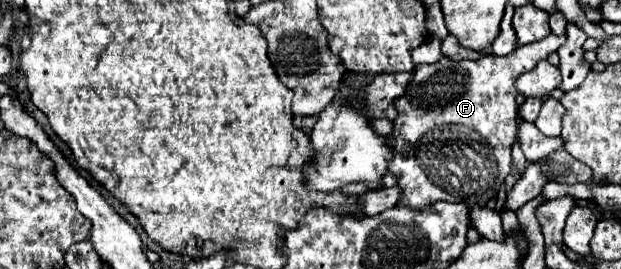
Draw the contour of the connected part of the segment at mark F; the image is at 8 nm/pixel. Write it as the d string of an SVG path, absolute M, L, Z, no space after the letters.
M549 35L545 41L521 45L505 57L489 55L477 61L453 61L443 55L437 63L415 65L407 91L395 99L397 119L393 121L393 131L385 137L393 151L387 171L397 177L397 185L401 187L397 205L411 209L425 209L437 201L465 203L469 209L487 205L487 201L499 193L503 179L511 171L511 145L517 135L515 99L519 95L515 81L521 73L531 71L539 61L547 59L549 53L557 51L565 39L565 35Z

